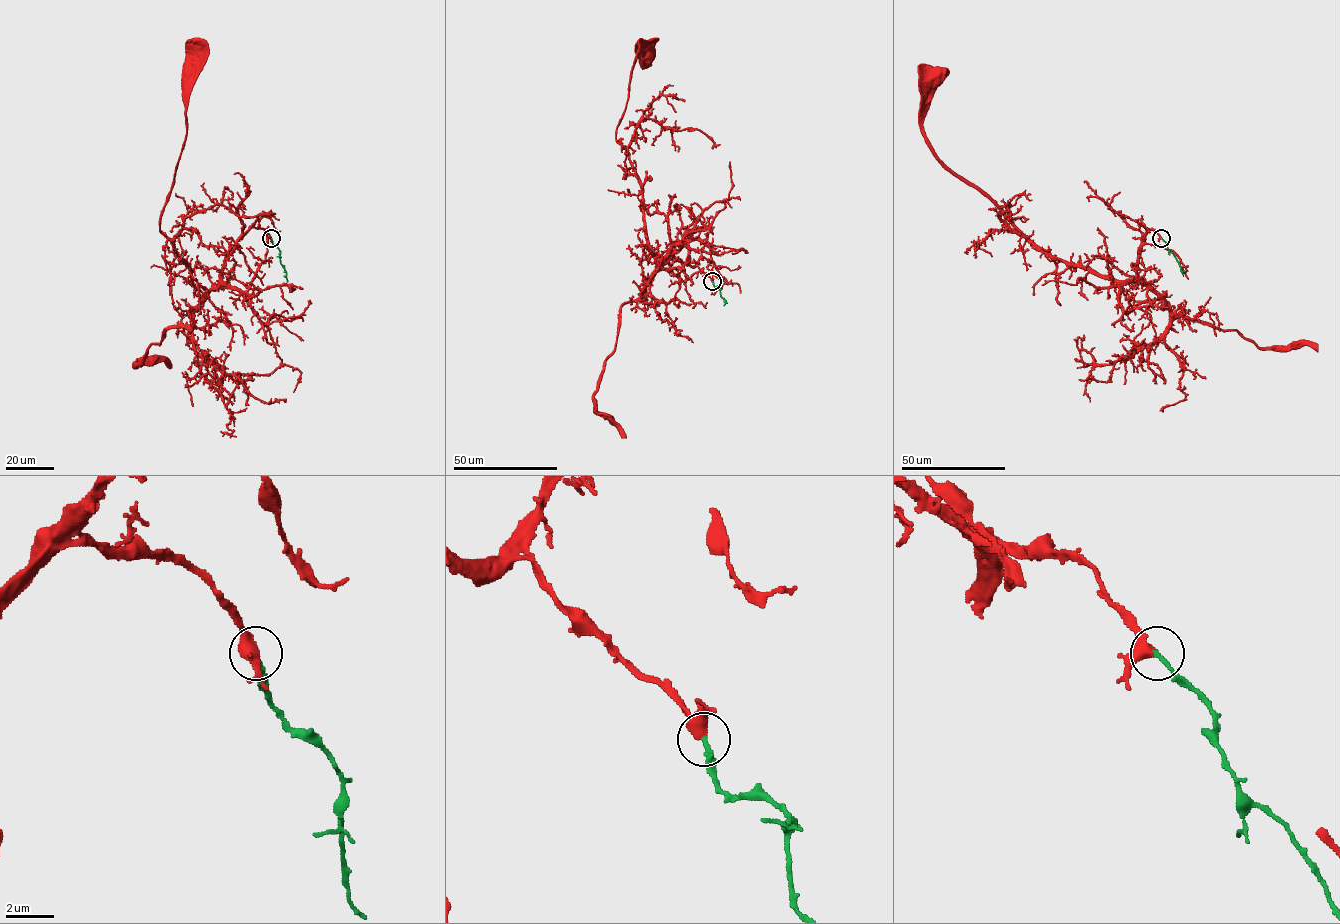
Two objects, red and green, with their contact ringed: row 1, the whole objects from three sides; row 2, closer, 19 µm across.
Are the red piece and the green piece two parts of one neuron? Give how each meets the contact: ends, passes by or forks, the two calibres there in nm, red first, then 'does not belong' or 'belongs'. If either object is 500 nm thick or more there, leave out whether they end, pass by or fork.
red passes by; green ends; calibres 400 and 190 nm; belongs

